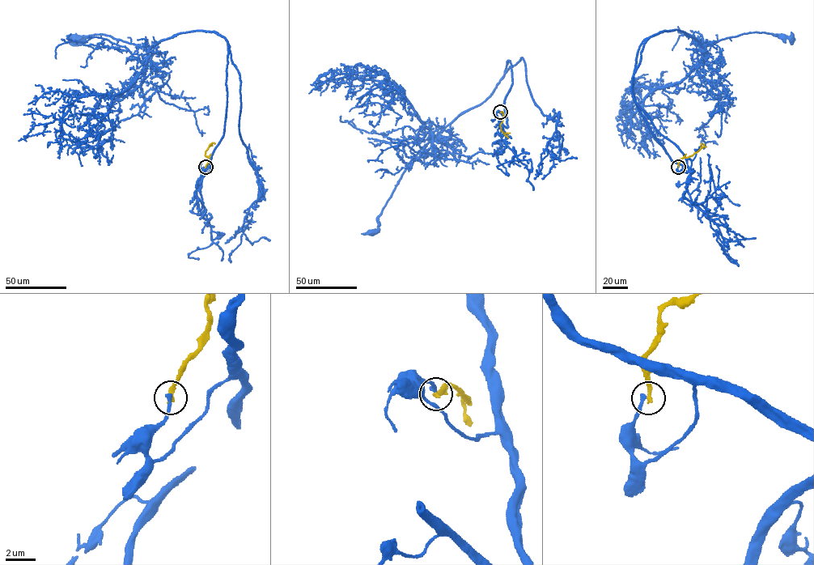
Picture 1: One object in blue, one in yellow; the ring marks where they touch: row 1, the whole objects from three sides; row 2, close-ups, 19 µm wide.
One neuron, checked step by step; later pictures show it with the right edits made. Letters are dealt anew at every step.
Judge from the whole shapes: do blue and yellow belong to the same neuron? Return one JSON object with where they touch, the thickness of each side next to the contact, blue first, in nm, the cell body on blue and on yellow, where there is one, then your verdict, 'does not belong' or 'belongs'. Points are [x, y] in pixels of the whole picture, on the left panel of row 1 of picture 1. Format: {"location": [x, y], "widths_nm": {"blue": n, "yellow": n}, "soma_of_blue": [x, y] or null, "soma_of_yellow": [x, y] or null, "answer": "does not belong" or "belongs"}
{"location": [205, 167], "widths_nm": {"blue": 280, "yellow": 300}, "soma_of_blue": [77, 40], "soma_of_yellow": null, "answer": "does not belong"}

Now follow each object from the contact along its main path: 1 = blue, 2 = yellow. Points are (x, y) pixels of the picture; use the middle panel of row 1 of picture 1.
1: (500, 112), (505, 115), (504, 100), (512, 83), (509, 61), (492, 93), (461, 112), (412, 159), (373, 232)
2: (500, 112), (503, 116), (501, 129), (504, 133), (510, 133)

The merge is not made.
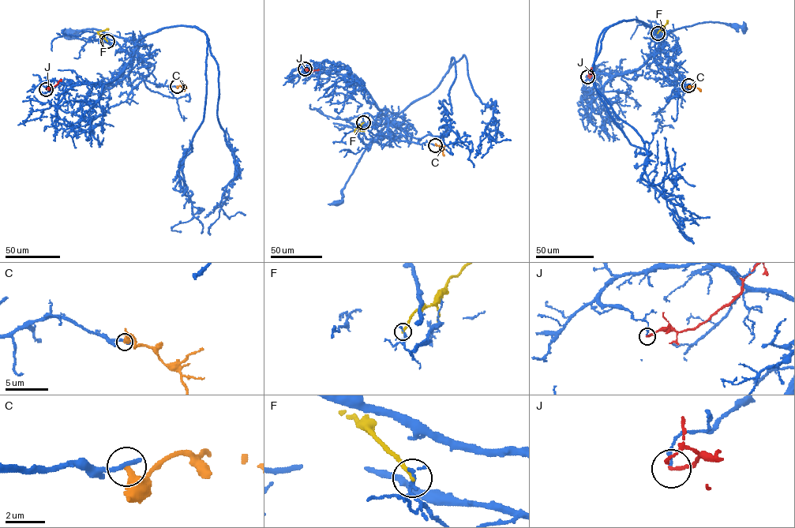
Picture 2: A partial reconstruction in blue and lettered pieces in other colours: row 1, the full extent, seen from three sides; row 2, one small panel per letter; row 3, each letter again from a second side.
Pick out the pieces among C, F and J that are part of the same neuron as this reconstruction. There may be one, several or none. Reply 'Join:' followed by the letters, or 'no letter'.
Join: no letter

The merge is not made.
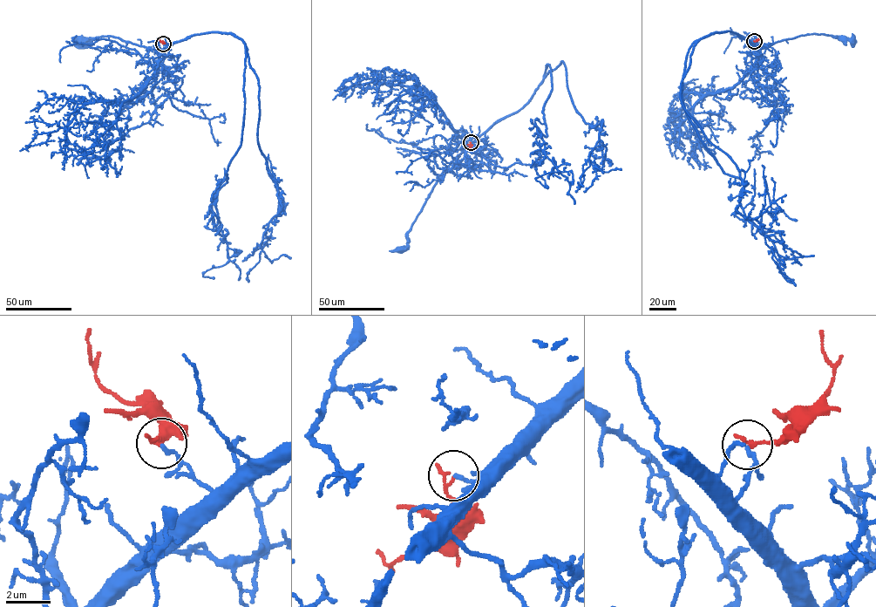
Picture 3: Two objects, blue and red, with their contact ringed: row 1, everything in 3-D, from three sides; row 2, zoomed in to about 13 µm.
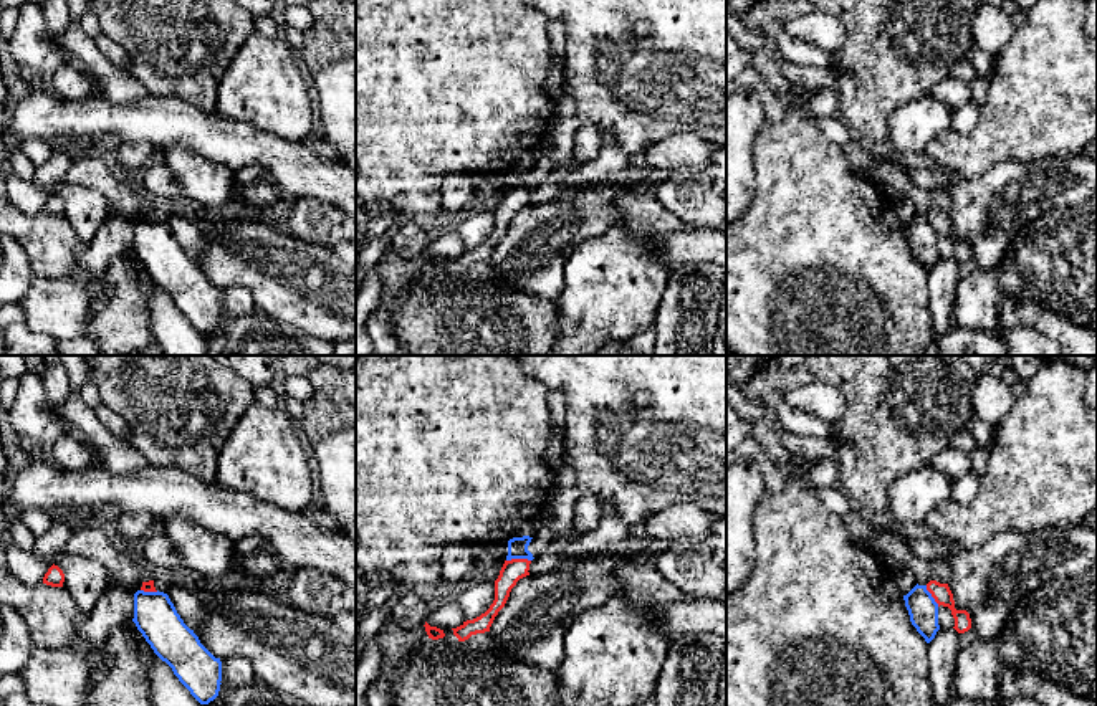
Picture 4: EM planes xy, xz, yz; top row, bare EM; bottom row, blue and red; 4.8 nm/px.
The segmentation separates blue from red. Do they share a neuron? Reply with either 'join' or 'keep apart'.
keep apart

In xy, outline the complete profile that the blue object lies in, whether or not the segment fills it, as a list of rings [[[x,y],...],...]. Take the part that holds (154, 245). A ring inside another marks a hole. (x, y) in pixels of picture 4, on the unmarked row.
[[[137,220],[132,251],[200,334],[208,334],[218,326],[222,291],[184,253],[167,223]]]

